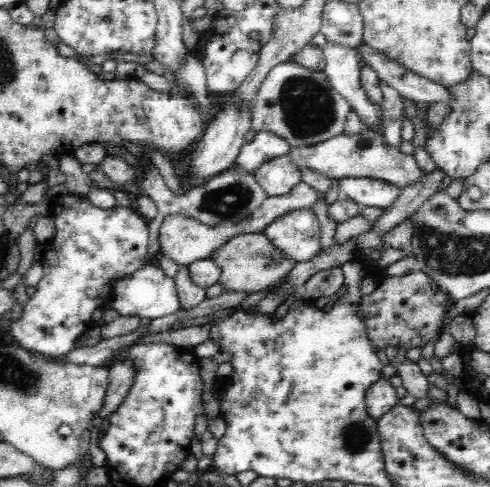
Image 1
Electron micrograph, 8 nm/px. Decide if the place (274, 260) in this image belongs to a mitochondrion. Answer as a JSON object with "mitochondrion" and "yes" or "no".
{"mitochondrion":"yes"}

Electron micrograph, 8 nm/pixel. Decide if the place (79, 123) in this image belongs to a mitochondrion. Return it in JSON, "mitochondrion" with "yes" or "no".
{"mitochondrion":"no"}

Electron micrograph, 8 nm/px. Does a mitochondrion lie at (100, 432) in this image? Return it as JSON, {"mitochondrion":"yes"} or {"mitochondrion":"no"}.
{"mitochondrion":"no"}

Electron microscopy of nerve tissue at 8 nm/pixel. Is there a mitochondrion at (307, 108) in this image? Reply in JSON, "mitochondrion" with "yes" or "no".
{"mitochondrion":"yes"}

